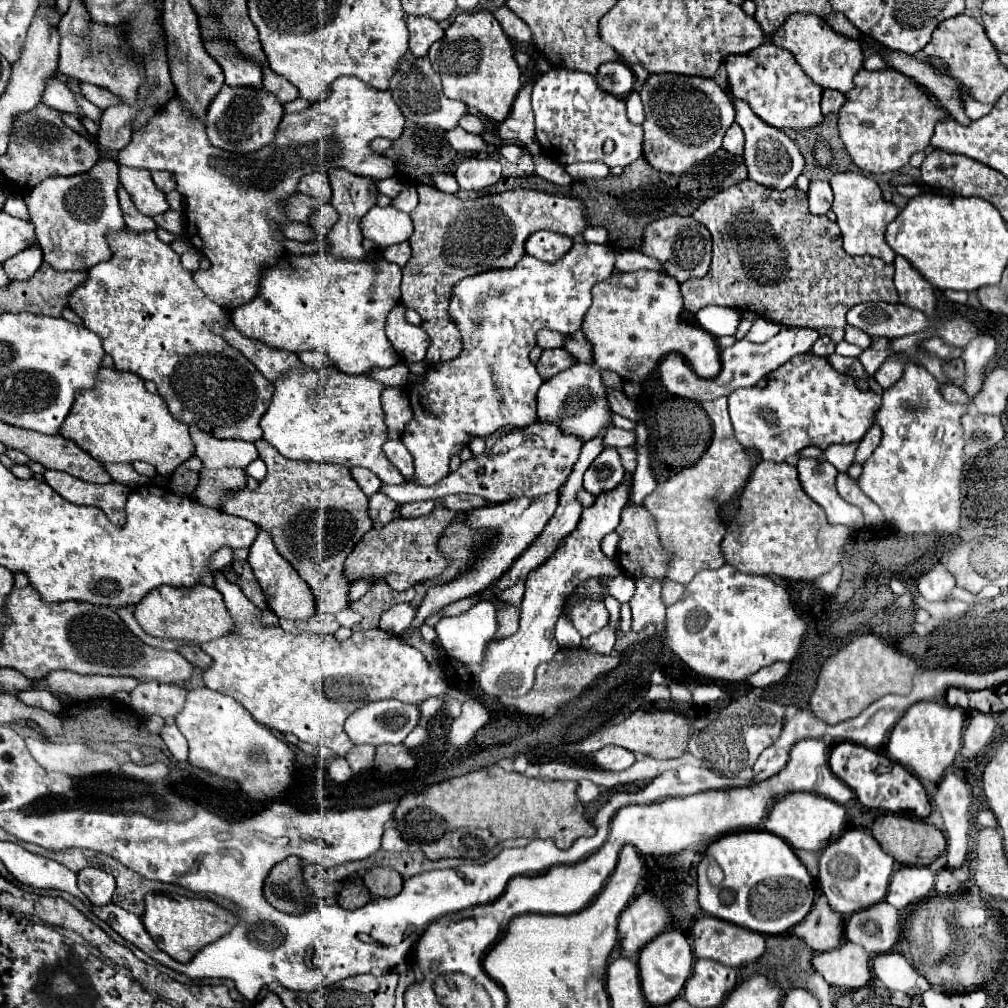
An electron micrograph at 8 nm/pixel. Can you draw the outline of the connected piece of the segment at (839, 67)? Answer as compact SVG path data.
M792 14L774 34L774 44L780 48L786 48L794 54L802 70L822 88L832 88L842 94L854 88L854 74L862 68L864 62L864 50L858 40L846 38L836 34L830 26L822 22L822 18L814 14Z

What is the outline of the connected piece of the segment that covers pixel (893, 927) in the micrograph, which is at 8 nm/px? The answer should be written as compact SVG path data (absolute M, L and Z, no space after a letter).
M878 902L852 914L846 924L846 938L864 946L864 950L872 956L890 952L898 934L898 910L886 902Z

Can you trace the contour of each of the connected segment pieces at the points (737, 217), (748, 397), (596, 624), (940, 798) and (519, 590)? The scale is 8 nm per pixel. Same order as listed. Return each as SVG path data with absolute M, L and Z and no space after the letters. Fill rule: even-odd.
M752 180L730 186L728 190L718 192L708 198L692 214L702 222L714 242L712 264L706 276L686 280L682 284L684 308L698 312L708 304L732 306L742 312L758 314L766 320L784 324L784 326L802 326L802 328L844 328L846 312L860 302L898 302L898 292L894 288L894 264L886 264L874 256L852 258L842 248L842 234L836 222L828 216L814 216L808 212L808 198L796 188L776 192L764 186L758 186Z
M812 352L794 356L782 368L766 376L766 386L738 388L728 396L728 408L738 442L744 448L760 450L764 460L784 462L806 446L826 450L832 444L858 442L872 426L882 398L874 392L860 392L852 376L838 372L826 358Z
M582 600L574 604L574 608L568 612L570 620L574 622L576 630L586 638L598 630L602 630L608 624L608 610L604 604L594 600Z
M952 770L944 774L934 796L934 804L942 814L946 832L946 856L950 868L960 868L968 852L968 828L970 828L970 790L968 784Z
M517 583L514 586L502 591L497 599L502 602L512 603L519 606L522 602L523 594L525 591L524 583Z

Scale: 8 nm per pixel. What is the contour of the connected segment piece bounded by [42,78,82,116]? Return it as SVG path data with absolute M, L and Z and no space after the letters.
M50 78L46 82L46 90L44 90L44 96L42 96L42 102L54 110L62 110L62 112L74 112L78 116L80 110L78 110L78 104L74 100L74 94L68 90L68 86L56 78Z

